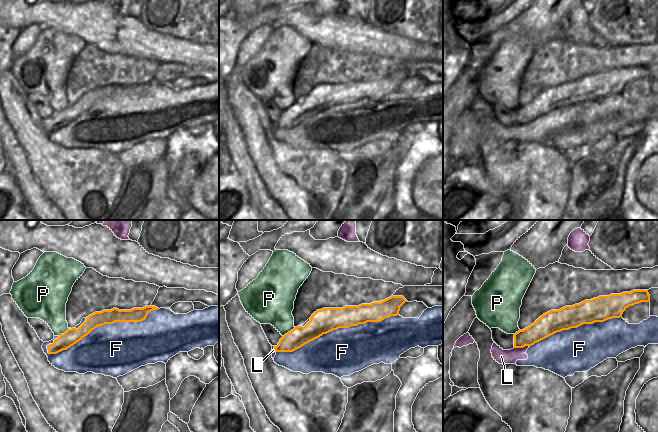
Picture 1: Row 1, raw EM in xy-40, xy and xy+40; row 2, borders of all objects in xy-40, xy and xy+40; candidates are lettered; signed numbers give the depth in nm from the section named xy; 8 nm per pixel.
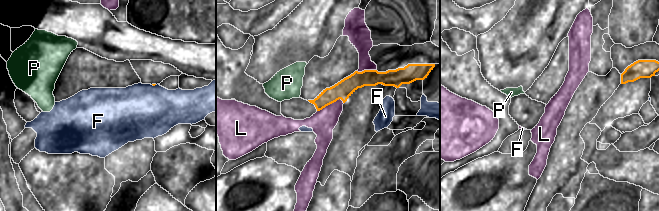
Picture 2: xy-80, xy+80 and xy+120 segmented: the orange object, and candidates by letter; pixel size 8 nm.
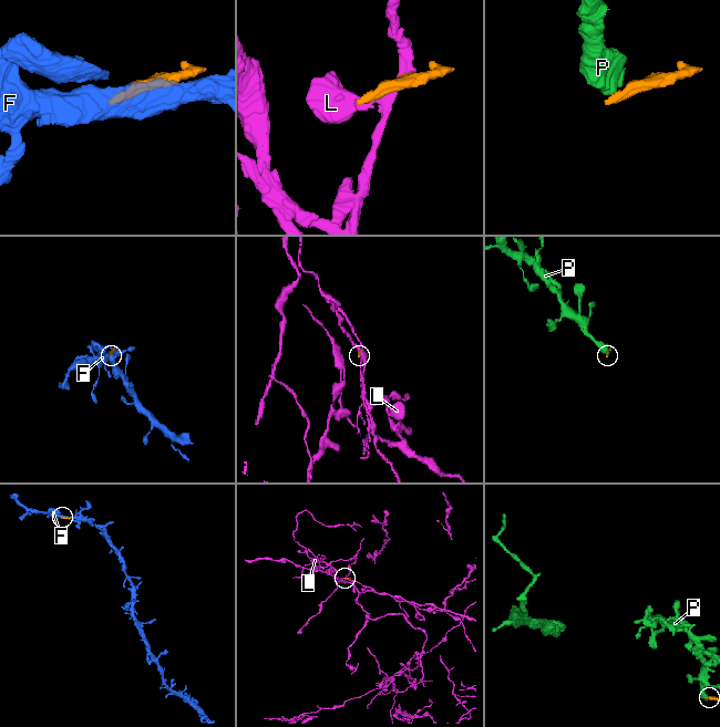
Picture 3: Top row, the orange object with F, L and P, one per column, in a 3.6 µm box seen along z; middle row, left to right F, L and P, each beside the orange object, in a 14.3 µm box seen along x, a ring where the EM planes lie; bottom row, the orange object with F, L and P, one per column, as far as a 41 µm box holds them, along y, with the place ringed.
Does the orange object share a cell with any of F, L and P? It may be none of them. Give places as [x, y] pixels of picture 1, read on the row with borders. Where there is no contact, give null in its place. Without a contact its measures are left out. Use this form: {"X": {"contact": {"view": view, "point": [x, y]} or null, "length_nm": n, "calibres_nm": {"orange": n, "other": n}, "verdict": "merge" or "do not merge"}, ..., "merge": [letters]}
{"F": {"contact": {"view": "xy-40", "point": [103, 324]}, "length_nm": 950, "calibres_nm": {"orange": 120, "other": 420}, "verdict": "do not merge"}, "L": {"contact": {"view": "xy+40", "point": [521, 347]}, "length_nm": 130, "calibres_nm": {"orange": 160, "other": 120}, "verdict": "do not merge"}, "P": {"contact": {"view": "xy", "point": [290, 331]}, "length_nm": 130, "calibres_nm": {"orange": 180, "other": 300}, "verdict": "do not merge"}, "merge": []}

